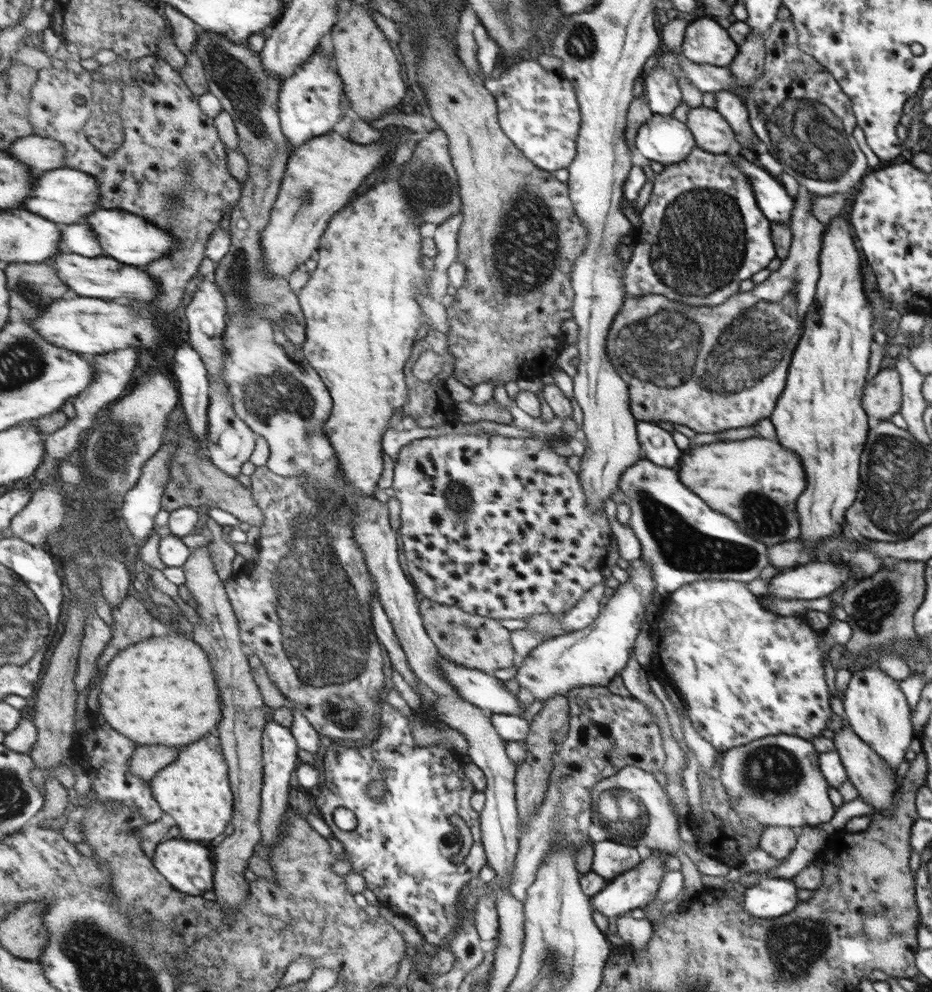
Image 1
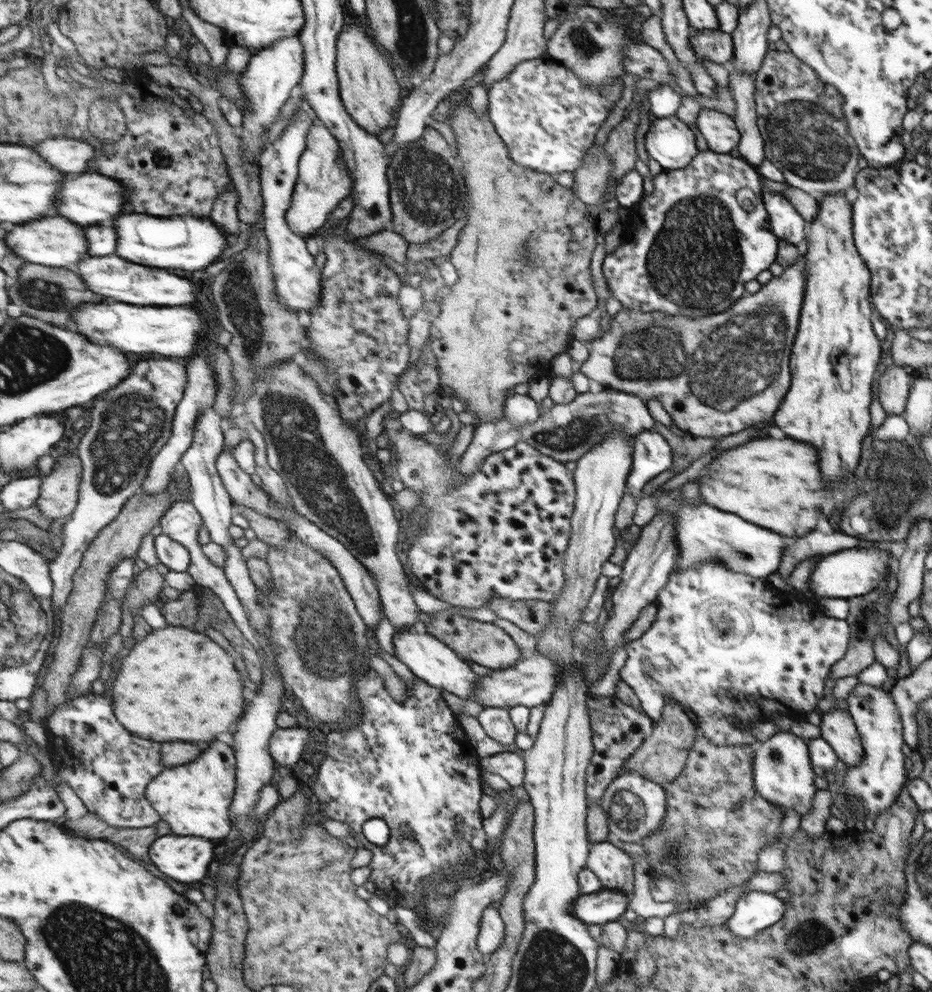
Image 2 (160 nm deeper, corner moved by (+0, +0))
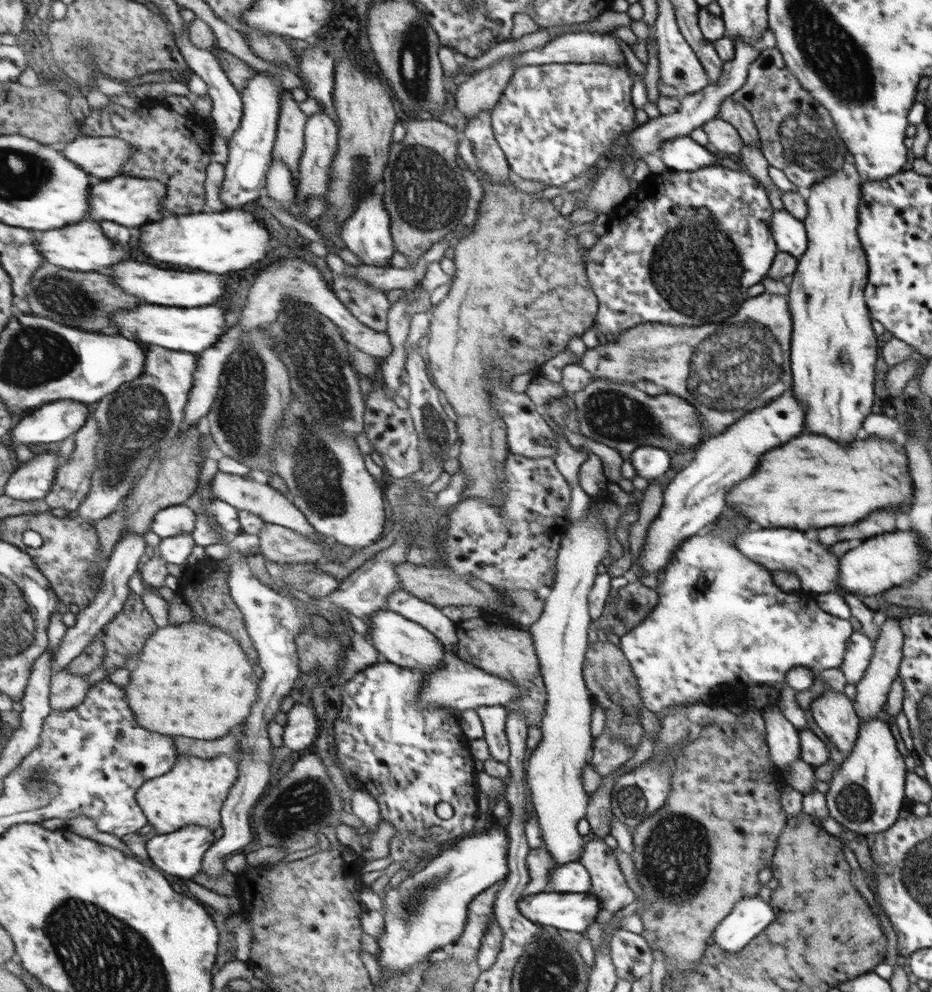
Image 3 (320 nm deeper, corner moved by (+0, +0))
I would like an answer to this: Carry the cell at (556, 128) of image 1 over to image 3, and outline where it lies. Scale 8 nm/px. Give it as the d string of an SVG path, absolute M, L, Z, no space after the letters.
M610 63L540 64L521 66L513 72L497 106L491 110L495 139L501 146L509 169L526 180L544 182L547 186L564 186L582 172L596 166L596 162L610 150L610 146L636 128L632 106L632 80L628 66Z

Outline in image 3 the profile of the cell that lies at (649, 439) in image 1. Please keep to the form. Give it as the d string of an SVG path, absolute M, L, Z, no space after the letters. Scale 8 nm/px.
M650 445L639 446L631 456L631 463L637 472L636 476L648 481L662 477L671 466L668 451Z

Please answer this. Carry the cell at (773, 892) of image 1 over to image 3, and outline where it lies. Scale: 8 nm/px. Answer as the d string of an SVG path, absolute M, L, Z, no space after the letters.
M759 895L747 897L727 919L717 924L708 945L717 944L723 952L740 952L774 920L776 912L770 902L764 902Z

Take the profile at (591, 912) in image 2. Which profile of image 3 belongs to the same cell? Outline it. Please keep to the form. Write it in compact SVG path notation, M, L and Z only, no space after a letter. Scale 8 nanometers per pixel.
M539 892L534 894L522 894L517 904L518 910L528 920L537 925L550 926L562 931L582 933L590 924L594 924L601 916L602 905L600 899L590 892L588 893L559 893Z

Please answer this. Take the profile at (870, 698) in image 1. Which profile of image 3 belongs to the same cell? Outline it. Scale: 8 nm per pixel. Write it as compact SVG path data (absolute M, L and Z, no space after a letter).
M879 716L860 720L860 738L838 766L826 792L828 813L847 831L874 838L893 827L894 820L898 818L904 800L904 778L907 778L904 758L896 750L890 725Z

